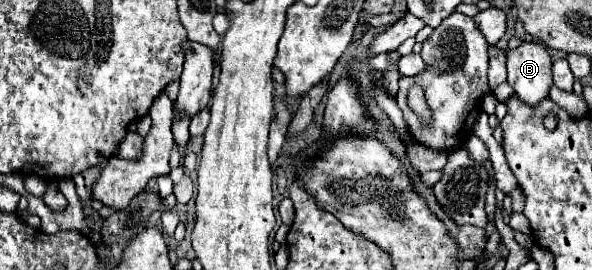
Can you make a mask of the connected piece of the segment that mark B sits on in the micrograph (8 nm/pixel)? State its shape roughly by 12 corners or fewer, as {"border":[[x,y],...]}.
{"border":[[541,43],[507,51],[507,83],[535,107],[553,87]]}

